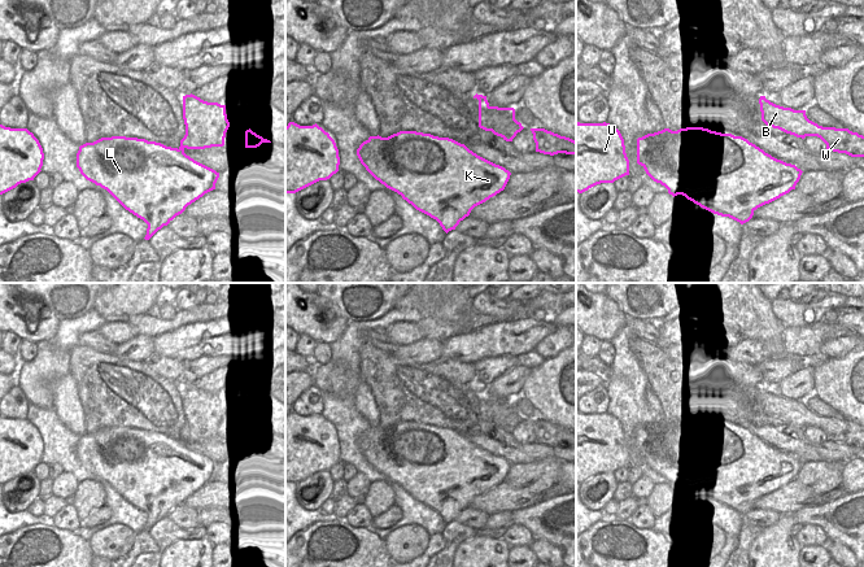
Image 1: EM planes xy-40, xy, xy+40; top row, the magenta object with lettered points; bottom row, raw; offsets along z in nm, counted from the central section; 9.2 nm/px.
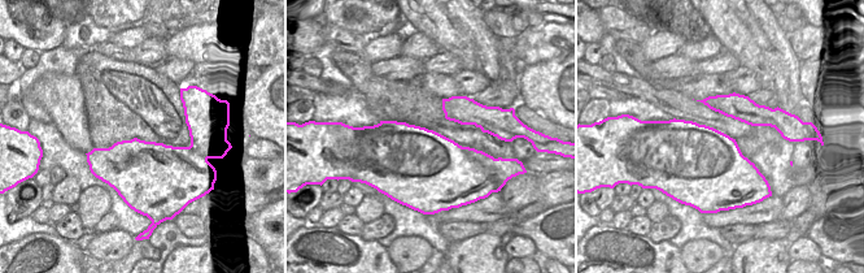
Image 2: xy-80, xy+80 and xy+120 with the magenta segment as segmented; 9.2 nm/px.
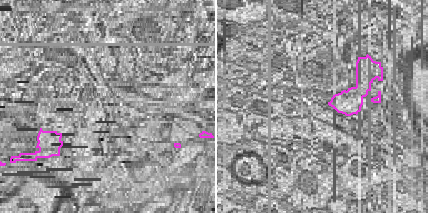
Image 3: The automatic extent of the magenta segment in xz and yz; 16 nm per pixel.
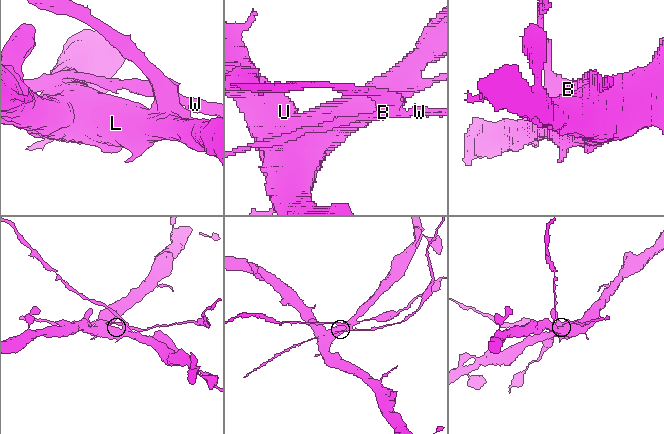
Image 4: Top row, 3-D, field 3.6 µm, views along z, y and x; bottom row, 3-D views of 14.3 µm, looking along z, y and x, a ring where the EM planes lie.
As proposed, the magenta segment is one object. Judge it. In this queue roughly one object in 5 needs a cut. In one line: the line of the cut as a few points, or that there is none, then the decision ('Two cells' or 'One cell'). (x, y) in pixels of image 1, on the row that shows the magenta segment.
Split along xy (498, 108), (514, 118). Two cells

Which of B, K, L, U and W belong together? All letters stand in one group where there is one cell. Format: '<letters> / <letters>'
B W / K L U

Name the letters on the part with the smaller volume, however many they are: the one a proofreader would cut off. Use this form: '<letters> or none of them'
B, W

